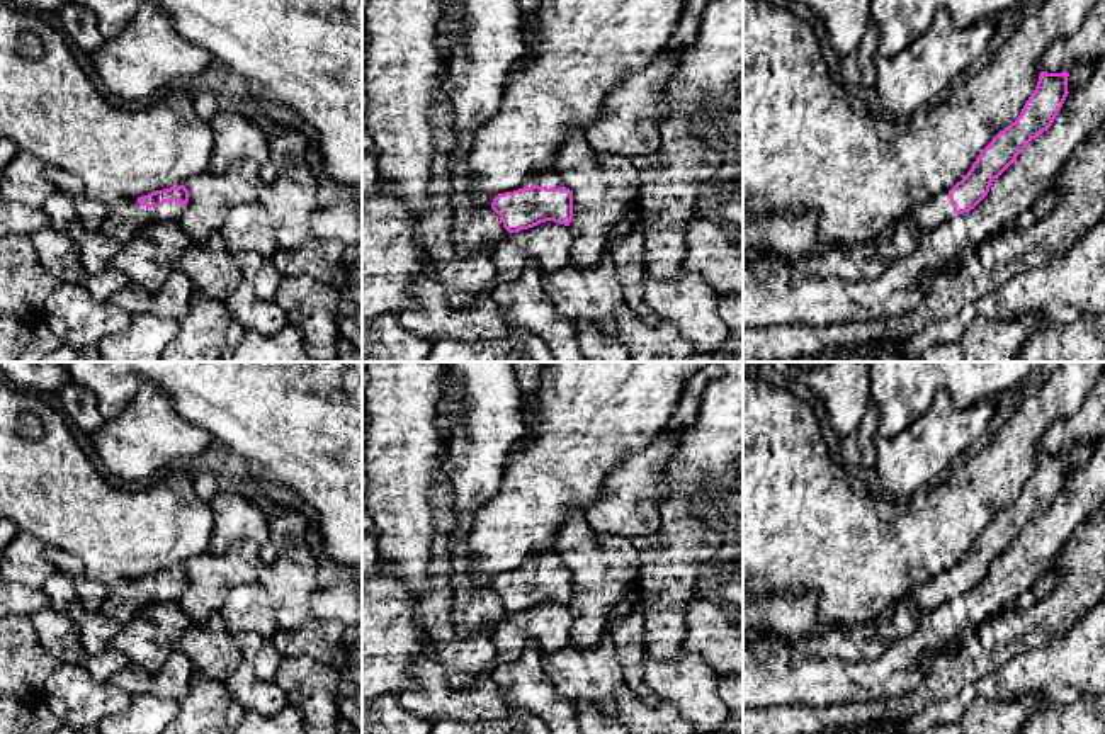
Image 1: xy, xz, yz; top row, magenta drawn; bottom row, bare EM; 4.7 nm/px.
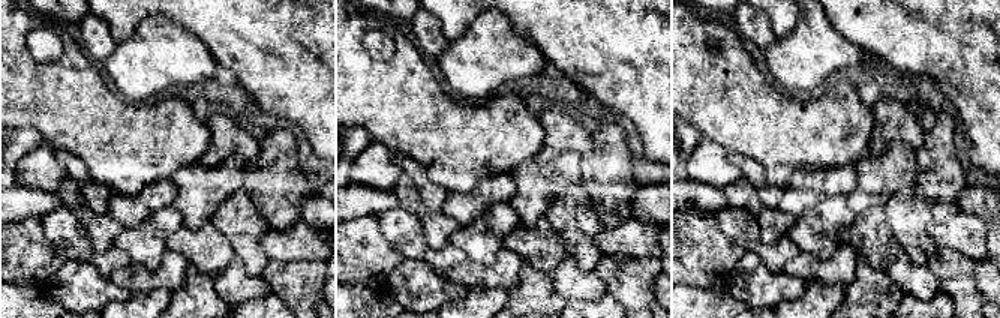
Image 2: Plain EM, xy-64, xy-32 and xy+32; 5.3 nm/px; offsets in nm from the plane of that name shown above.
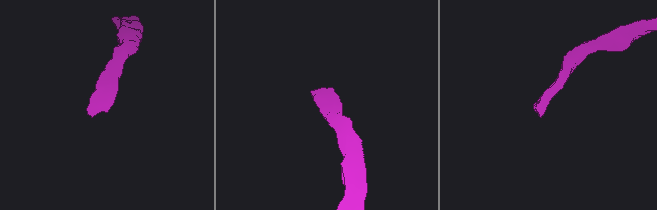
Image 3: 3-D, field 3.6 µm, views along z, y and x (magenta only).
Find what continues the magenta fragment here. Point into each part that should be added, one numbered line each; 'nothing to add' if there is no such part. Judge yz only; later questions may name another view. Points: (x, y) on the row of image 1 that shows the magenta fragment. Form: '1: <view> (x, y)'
1: yz (937, 211)

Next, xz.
1: xz (549, 179)

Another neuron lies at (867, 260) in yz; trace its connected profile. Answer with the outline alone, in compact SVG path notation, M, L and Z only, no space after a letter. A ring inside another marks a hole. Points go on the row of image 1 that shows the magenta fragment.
M913 211L887 224L881 234L853 246L833 245L826 255L808 255L785 260L796 270L814 277L842 277L874 280L887 265L911 253L923 234L913 219Z

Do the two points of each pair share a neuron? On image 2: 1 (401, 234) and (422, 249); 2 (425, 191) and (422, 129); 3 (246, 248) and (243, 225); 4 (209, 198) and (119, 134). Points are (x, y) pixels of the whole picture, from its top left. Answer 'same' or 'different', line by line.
1: same
2: different
3: same
4: different

